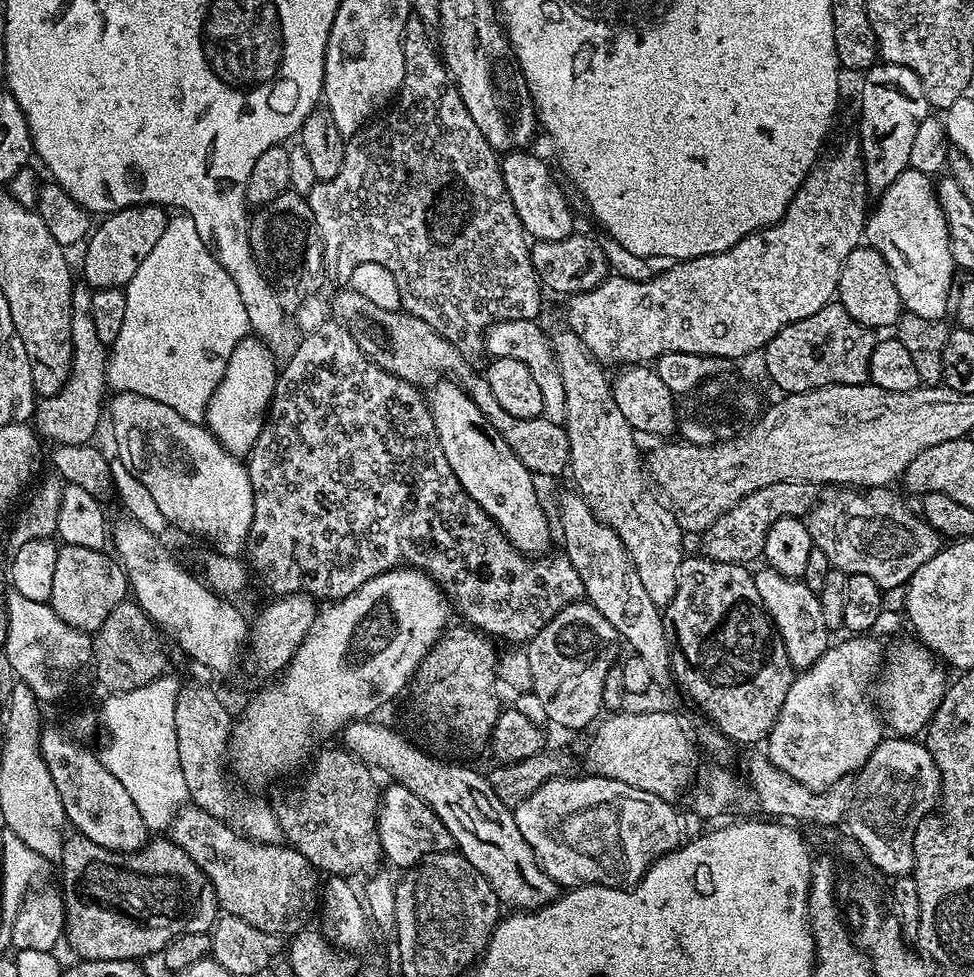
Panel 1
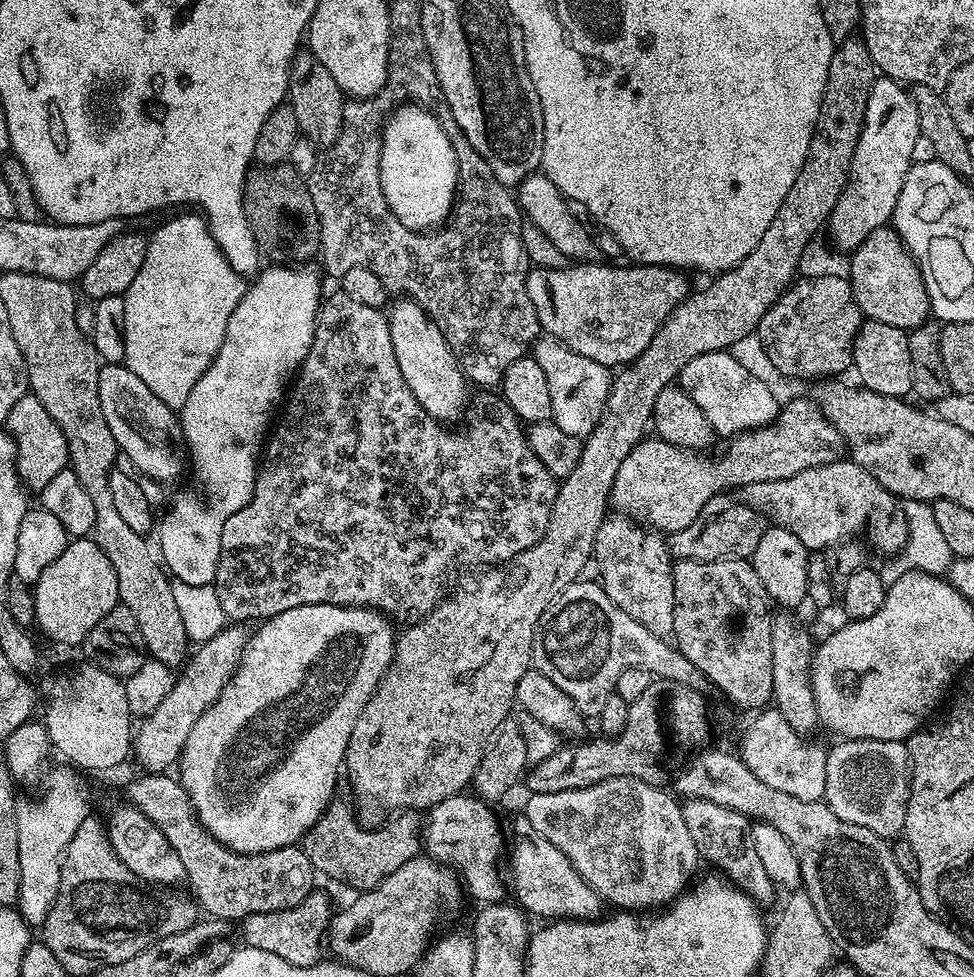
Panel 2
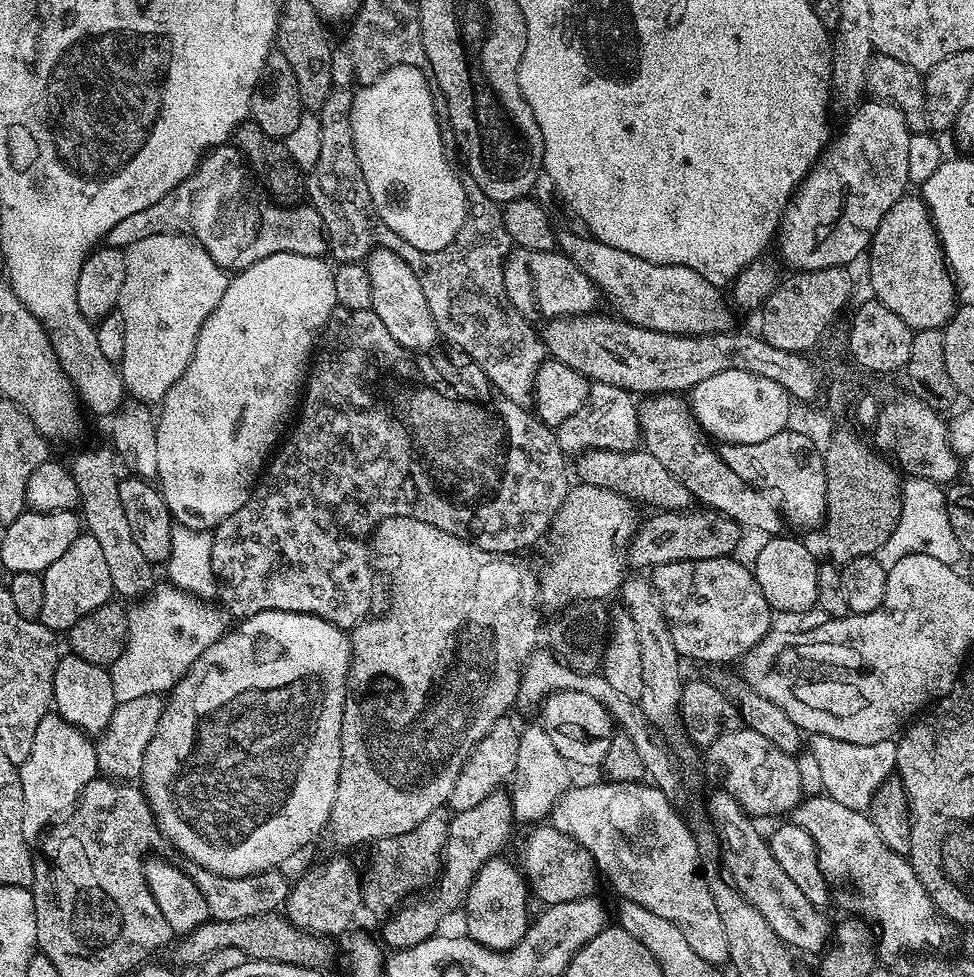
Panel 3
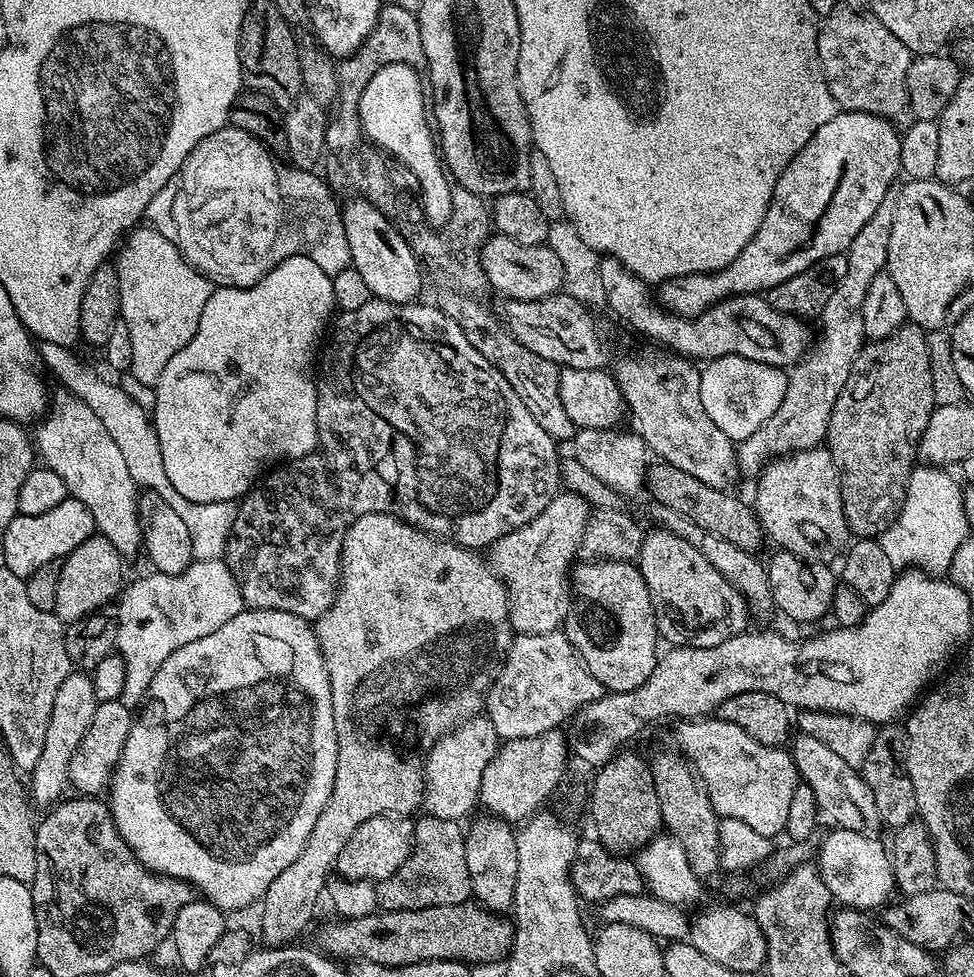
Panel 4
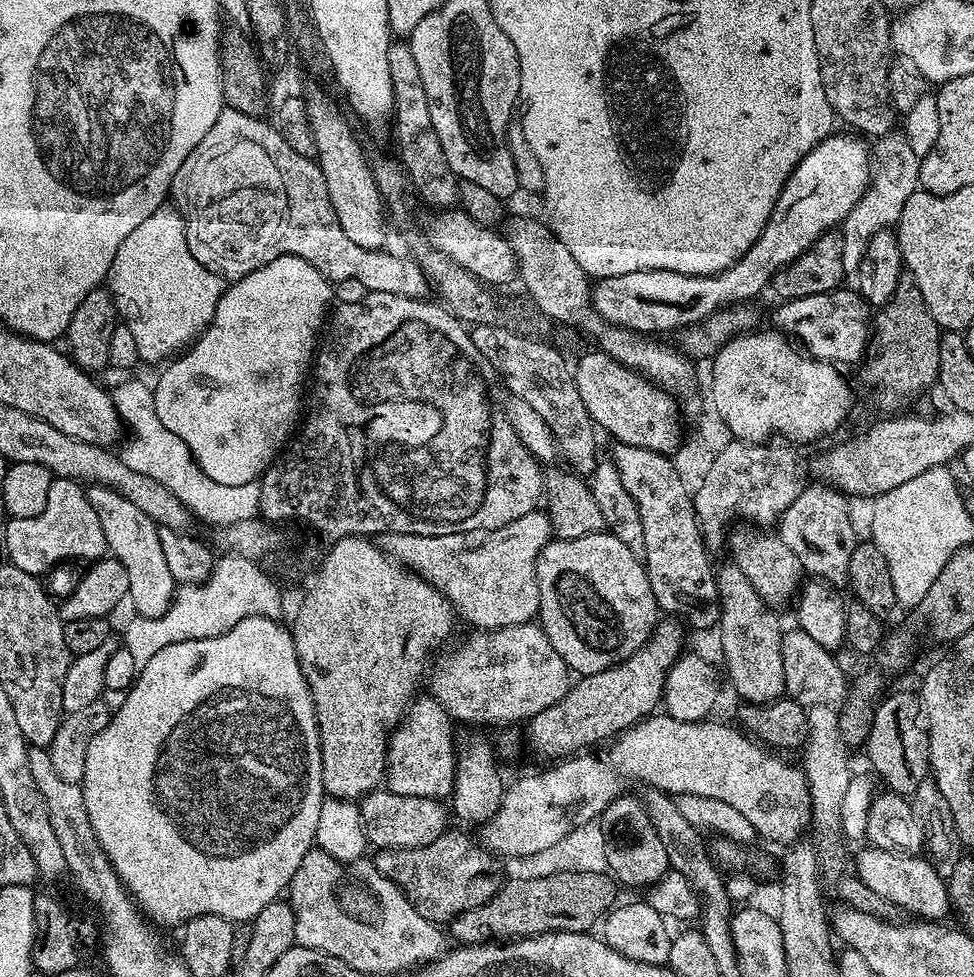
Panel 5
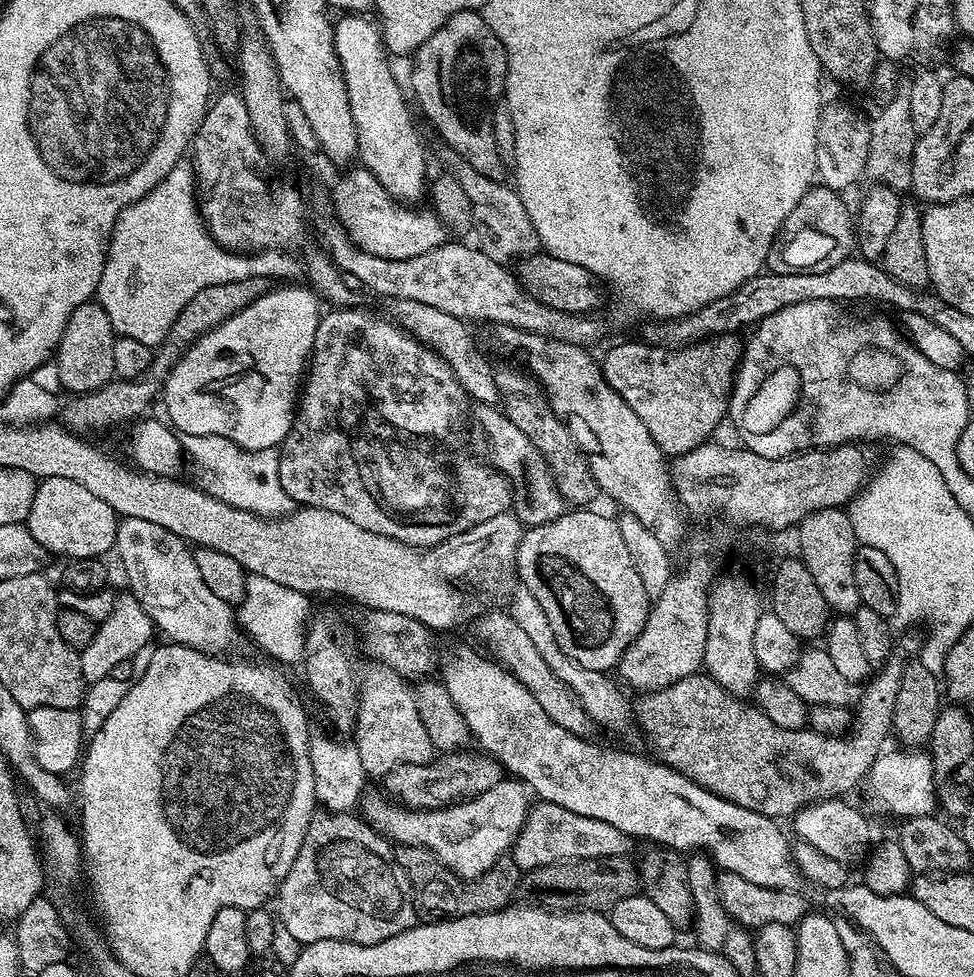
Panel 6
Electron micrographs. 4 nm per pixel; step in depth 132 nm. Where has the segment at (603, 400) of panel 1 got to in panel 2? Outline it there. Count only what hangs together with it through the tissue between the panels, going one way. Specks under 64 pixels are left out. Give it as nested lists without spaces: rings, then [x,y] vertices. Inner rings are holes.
[[[605,515],[594,553],[594,564],[600,567],[598,583],[614,606],[657,634],[671,633],[674,626],[673,563],[672,555],[668,553],[668,541],[659,531],[649,530],[630,516]]]

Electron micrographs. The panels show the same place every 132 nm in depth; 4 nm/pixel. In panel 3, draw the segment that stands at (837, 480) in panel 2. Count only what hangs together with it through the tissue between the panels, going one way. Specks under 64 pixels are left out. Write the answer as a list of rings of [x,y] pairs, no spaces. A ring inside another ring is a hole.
[[[656,394],[639,405],[643,447],[658,458],[676,479],[680,479],[691,495],[697,501],[701,500],[704,503],[701,505],[707,509],[737,520],[745,529],[757,528],[760,532],[768,532],[764,534],[779,533],[782,525],[779,508],[765,493],[751,488],[745,480],[738,478],[738,474],[734,474],[719,451],[708,445],[709,437],[698,427],[689,401],[679,399],[682,398],[676,394]]]

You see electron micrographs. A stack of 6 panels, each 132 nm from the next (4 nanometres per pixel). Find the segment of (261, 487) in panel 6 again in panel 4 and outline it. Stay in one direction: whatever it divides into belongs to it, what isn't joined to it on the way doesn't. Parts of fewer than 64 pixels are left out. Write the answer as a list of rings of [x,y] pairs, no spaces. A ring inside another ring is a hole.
[[[43,342],[39,345],[38,354],[43,365],[48,367],[58,376],[65,389],[73,392],[74,395],[98,418],[102,418],[102,426],[106,426],[110,438],[118,445],[126,467],[130,469],[130,478],[141,488],[162,498],[171,506],[182,522],[186,522],[186,530],[190,530],[190,542],[192,543],[192,555],[198,560],[219,560],[228,551],[228,539],[232,536],[232,527],[236,517],[237,505],[233,501],[210,502],[209,504],[195,504],[170,486],[170,478],[166,478],[166,466],[162,466],[162,446],[158,442],[158,434],[152,426],[151,415],[143,408],[134,397],[128,392],[123,392],[116,384],[96,376],[92,368],[87,368],[78,357],[75,356],[72,348],[63,348],[54,342]]]

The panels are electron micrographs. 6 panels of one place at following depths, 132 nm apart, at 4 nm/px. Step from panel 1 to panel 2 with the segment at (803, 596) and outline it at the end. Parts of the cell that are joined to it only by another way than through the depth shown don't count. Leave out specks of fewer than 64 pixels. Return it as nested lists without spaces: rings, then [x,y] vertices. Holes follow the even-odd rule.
[[[780,610],[772,618],[772,633],[770,634],[772,669],[774,670],[772,702],[796,733],[808,736],[819,725],[817,708],[814,706],[812,673],[810,671],[814,639],[812,640],[811,634],[792,616],[795,615]]]

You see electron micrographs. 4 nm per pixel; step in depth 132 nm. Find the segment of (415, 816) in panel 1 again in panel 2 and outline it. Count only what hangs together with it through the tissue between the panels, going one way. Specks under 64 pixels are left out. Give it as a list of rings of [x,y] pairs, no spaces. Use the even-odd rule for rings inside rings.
[[[461,794],[427,809],[422,820],[422,848],[432,859],[455,870],[467,891],[480,892],[484,904],[495,904],[506,896],[505,881],[500,881],[500,824],[484,808],[485,801]]]

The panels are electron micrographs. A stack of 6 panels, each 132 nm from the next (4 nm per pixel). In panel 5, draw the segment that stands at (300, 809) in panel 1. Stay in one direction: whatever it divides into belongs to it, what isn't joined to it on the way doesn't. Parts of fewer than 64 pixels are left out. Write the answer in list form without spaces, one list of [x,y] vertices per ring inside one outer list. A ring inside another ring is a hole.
[[[445,830],[426,846],[385,848],[374,857],[376,869],[403,890],[422,918],[433,922],[451,922],[458,914],[490,902],[502,883],[502,868],[493,853],[476,845],[466,833],[452,831]]]

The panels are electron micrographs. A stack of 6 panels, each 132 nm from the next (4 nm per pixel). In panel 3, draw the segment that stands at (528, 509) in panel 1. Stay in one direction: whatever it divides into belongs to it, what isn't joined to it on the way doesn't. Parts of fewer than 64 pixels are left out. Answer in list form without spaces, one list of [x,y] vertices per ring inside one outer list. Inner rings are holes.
[[[373,247],[366,256],[366,267],[370,274],[370,286],[374,290],[374,302],[371,309],[382,318],[382,326],[392,335],[397,344],[409,350],[428,348],[438,340],[436,324],[432,321],[430,306],[422,290],[422,282],[414,270],[393,248]]]

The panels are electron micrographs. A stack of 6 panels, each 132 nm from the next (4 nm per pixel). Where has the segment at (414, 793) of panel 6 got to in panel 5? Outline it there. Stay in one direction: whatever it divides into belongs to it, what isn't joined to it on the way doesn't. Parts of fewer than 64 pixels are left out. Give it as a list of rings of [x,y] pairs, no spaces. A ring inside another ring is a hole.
[[[387,790],[368,793],[359,801],[365,838],[373,849],[417,848],[434,842],[449,827],[450,812],[441,801],[417,796],[403,796]]]

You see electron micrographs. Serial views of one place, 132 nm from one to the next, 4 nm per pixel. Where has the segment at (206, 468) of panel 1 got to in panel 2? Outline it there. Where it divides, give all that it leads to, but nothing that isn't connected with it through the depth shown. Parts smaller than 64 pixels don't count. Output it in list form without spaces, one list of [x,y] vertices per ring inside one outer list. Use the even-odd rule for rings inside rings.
[[[104,364],[98,374],[98,402],[102,402],[102,414],[106,414],[106,426],[114,434],[117,449],[137,468],[141,477],[161,480],[168,484],[186,472],[186,452],[176,448],[184,439],[177,413],[138,374],[134,374],[124,364]]]

